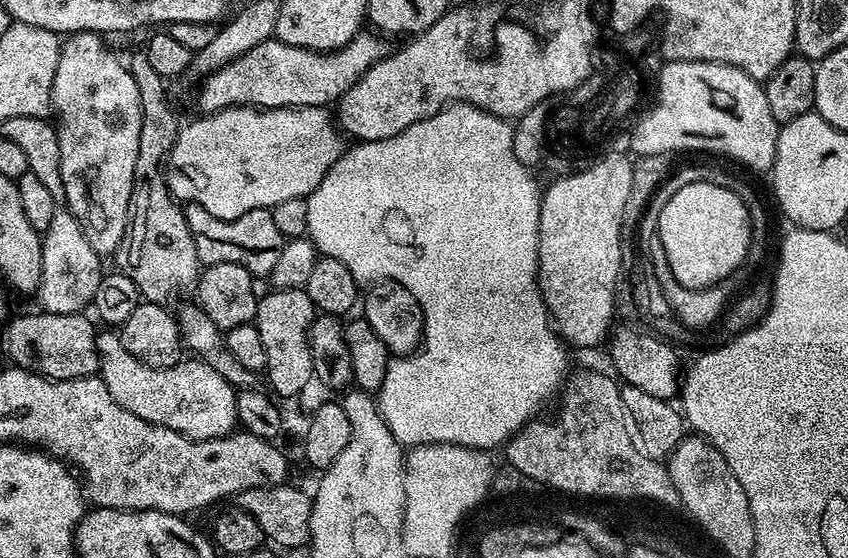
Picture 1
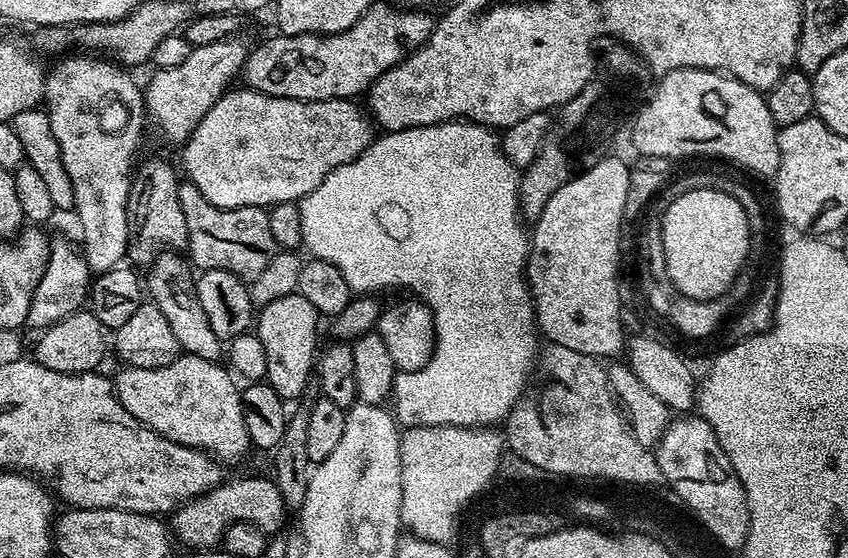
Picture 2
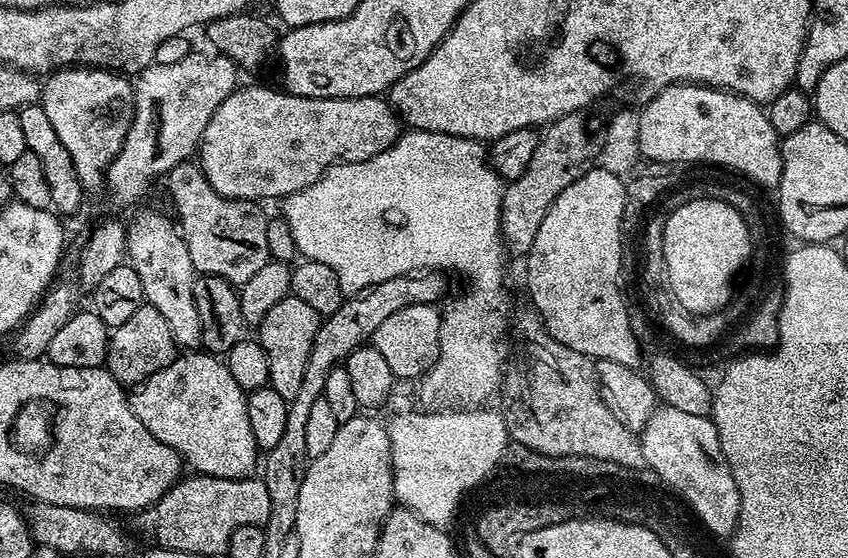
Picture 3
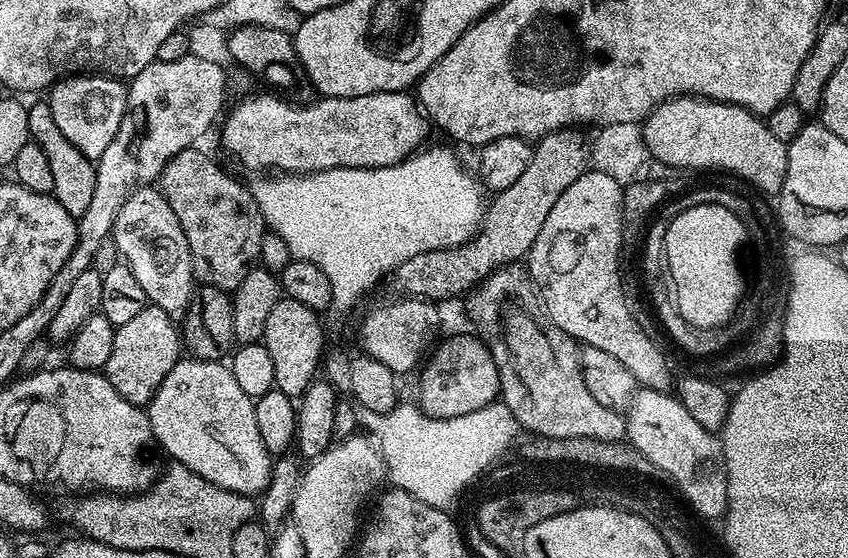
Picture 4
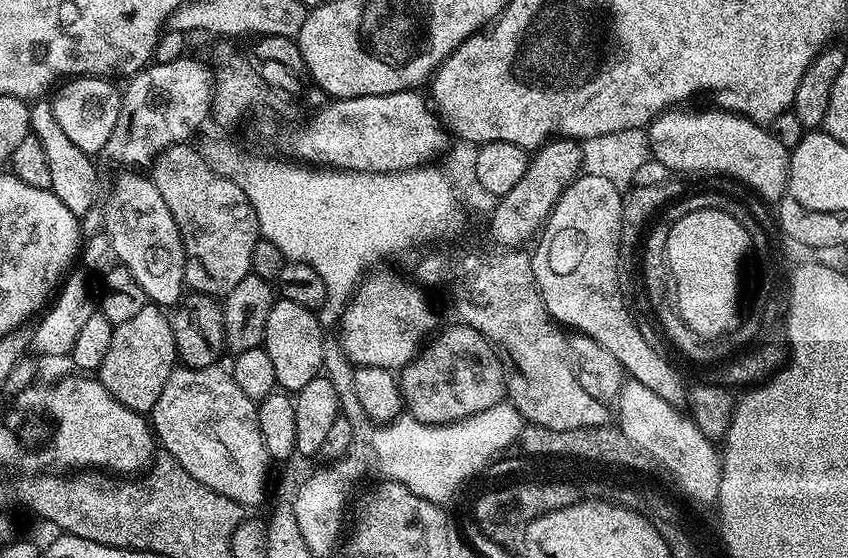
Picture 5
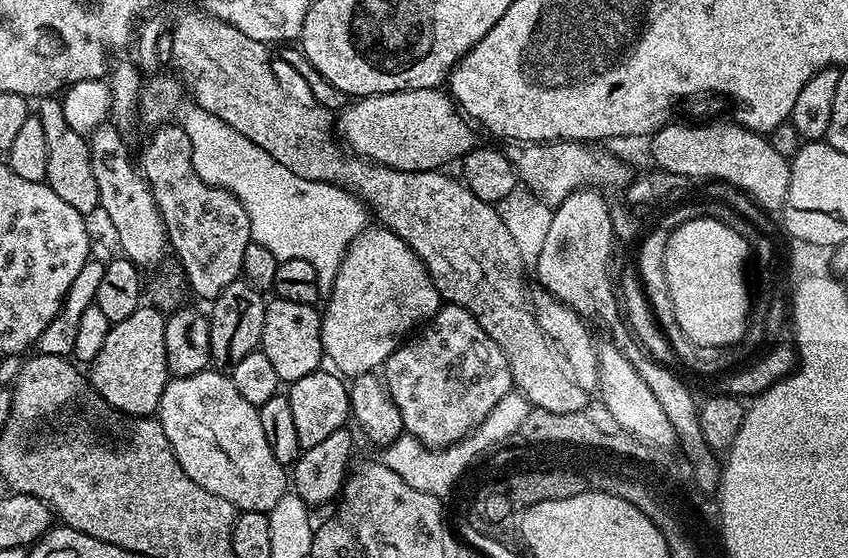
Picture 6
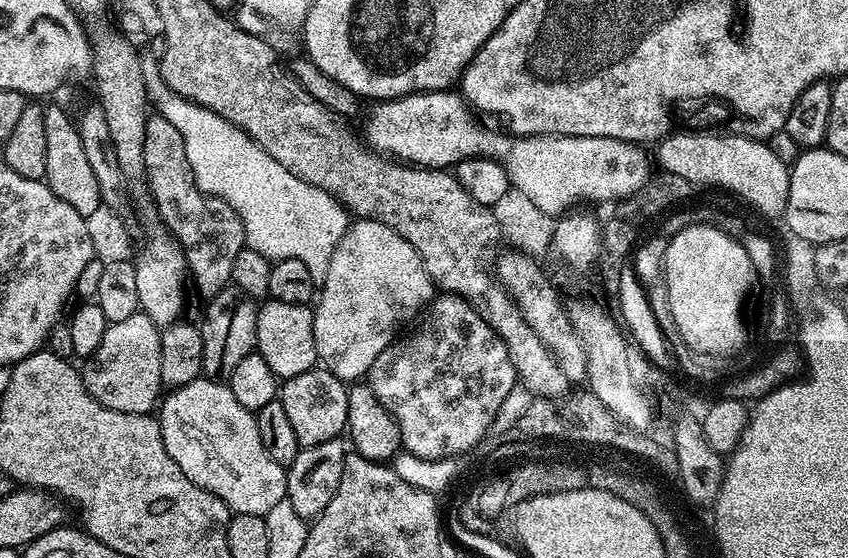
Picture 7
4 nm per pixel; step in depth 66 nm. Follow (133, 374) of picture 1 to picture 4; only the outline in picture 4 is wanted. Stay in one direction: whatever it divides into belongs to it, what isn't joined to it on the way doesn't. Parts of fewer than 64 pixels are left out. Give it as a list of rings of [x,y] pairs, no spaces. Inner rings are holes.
[[[195,358],[180,359],[146,406],[157,445],[165,448],[175,463],[194,470],[194,474],[214,482],[214,486],[253,498],[268,486],[274,461],[262,442],[255,409],[255,399],[234,382],[227,363]]]

